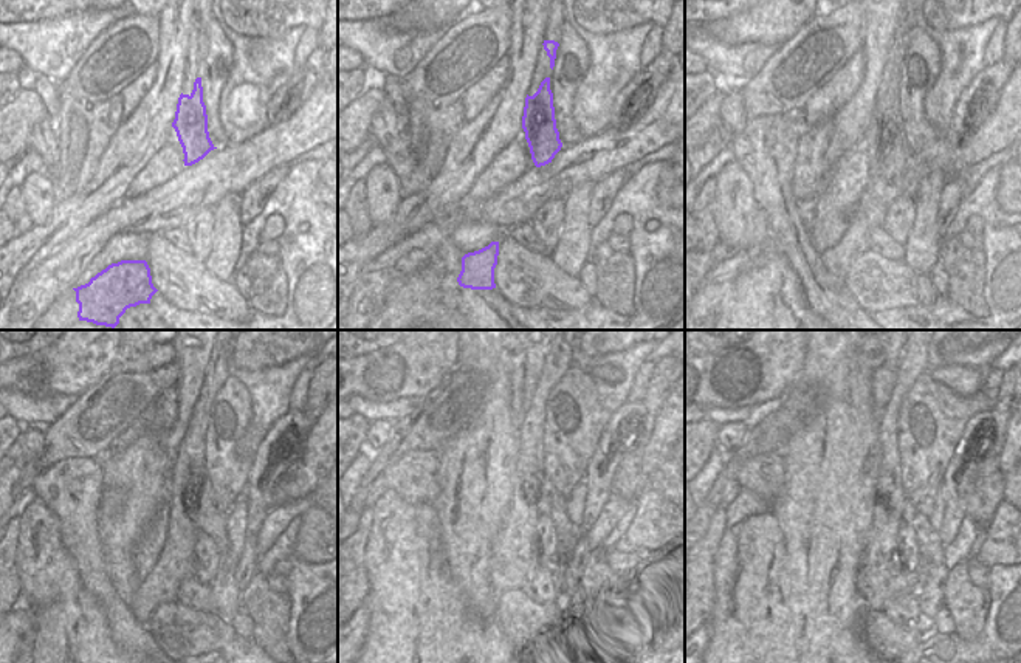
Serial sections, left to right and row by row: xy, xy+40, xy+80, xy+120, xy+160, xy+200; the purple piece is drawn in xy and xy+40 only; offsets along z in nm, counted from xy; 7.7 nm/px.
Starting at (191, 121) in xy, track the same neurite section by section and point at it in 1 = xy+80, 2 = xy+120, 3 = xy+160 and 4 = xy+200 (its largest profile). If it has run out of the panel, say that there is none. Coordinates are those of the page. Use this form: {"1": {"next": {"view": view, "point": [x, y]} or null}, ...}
{"1": {"next": {"view": "xy+80", "point": [893, 146]}}, "2": {"next": {"view": "xy+120", "point": [202, 510]}}, "3": {"next": {"view": "xy+160", "point": [550, 513]}}, "4": {"next": {"view": "xy+200", "point": [896, 508]}}}

